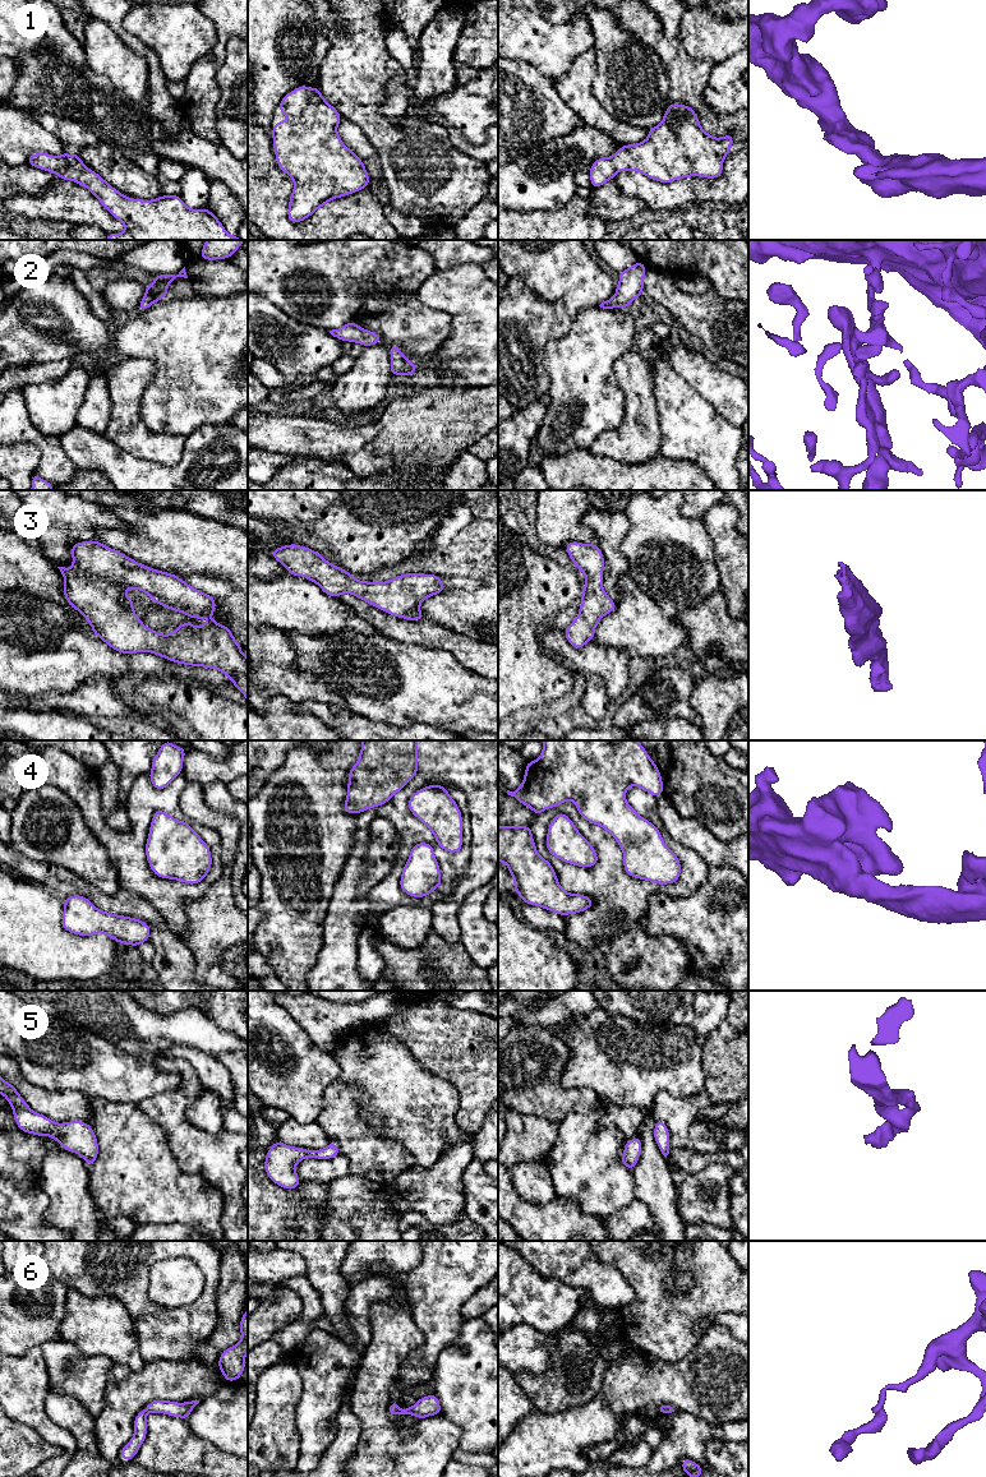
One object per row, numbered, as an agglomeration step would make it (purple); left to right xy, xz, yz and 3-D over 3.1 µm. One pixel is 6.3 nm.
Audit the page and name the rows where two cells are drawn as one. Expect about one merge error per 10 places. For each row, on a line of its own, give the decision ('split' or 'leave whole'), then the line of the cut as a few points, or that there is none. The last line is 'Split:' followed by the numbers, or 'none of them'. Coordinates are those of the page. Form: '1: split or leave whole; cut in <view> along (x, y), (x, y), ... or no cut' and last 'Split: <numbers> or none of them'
1: leave whole; no cut
2: leave whole; no cut
3: leave whole; no cut
4: leave whole; no cut
5: leave whole; no cut
6: leave whole; no cut
Split: none of them

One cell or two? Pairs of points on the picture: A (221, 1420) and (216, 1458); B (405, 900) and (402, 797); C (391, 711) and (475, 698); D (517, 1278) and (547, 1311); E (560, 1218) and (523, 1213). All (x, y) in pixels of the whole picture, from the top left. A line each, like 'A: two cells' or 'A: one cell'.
A: two cells
B: one cell
C: one cell
D: one cell
E: one cell

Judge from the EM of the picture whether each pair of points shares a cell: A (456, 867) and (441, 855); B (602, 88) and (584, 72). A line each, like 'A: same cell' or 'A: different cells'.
A: same cell
B: different cells

